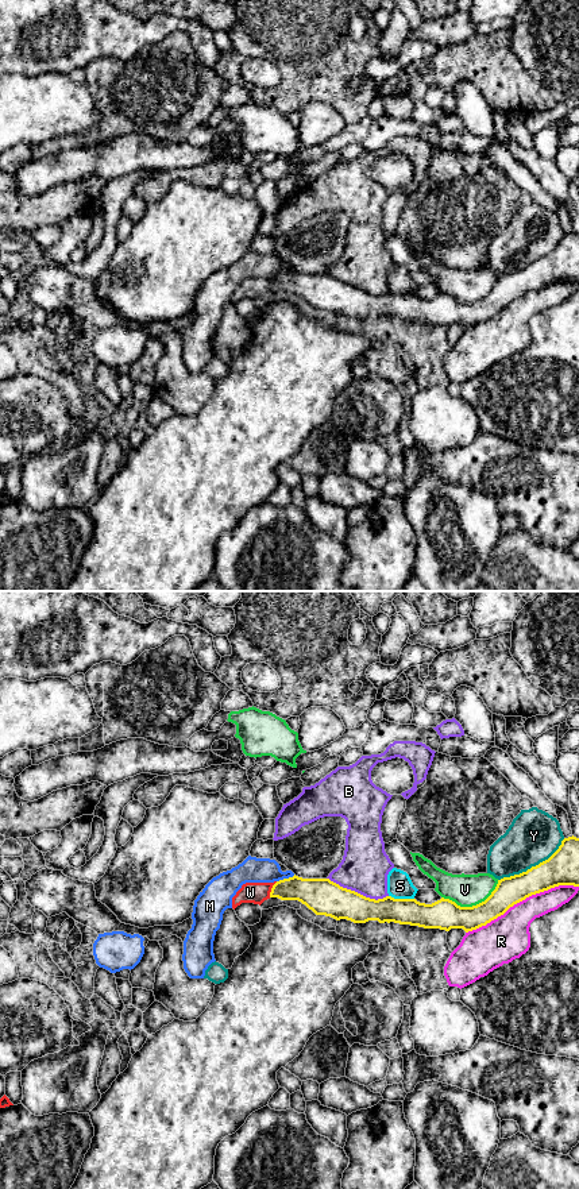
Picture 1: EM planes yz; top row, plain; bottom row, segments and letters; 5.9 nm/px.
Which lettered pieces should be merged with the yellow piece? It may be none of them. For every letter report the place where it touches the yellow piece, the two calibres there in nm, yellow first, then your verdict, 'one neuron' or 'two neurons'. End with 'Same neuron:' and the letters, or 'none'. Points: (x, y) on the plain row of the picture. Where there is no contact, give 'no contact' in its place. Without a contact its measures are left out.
B: contact yz (356, 288); calibres 220 and 280 nm; two neurons
M: contact yz (285, 274); calibres 220 and 150 nm; two neurons
R: contact yz (521, 296); calibres 170 and 260 nm; two neurons
S: contact yz (401, 294); calibres 160 and 150 nm; two neurons
V: contact yz (473, 301); calibres 190 and 190 nm; two neurons
W: contact yz (271, 285); calibres 180 and 130 nm; one neuron
Y: contact yz (532, 262); calibres 200 and 300 nm; two neurons
Same neuron: W

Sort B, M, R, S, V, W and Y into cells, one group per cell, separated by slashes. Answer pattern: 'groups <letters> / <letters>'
groups B / M / R / S / V / W / Y

